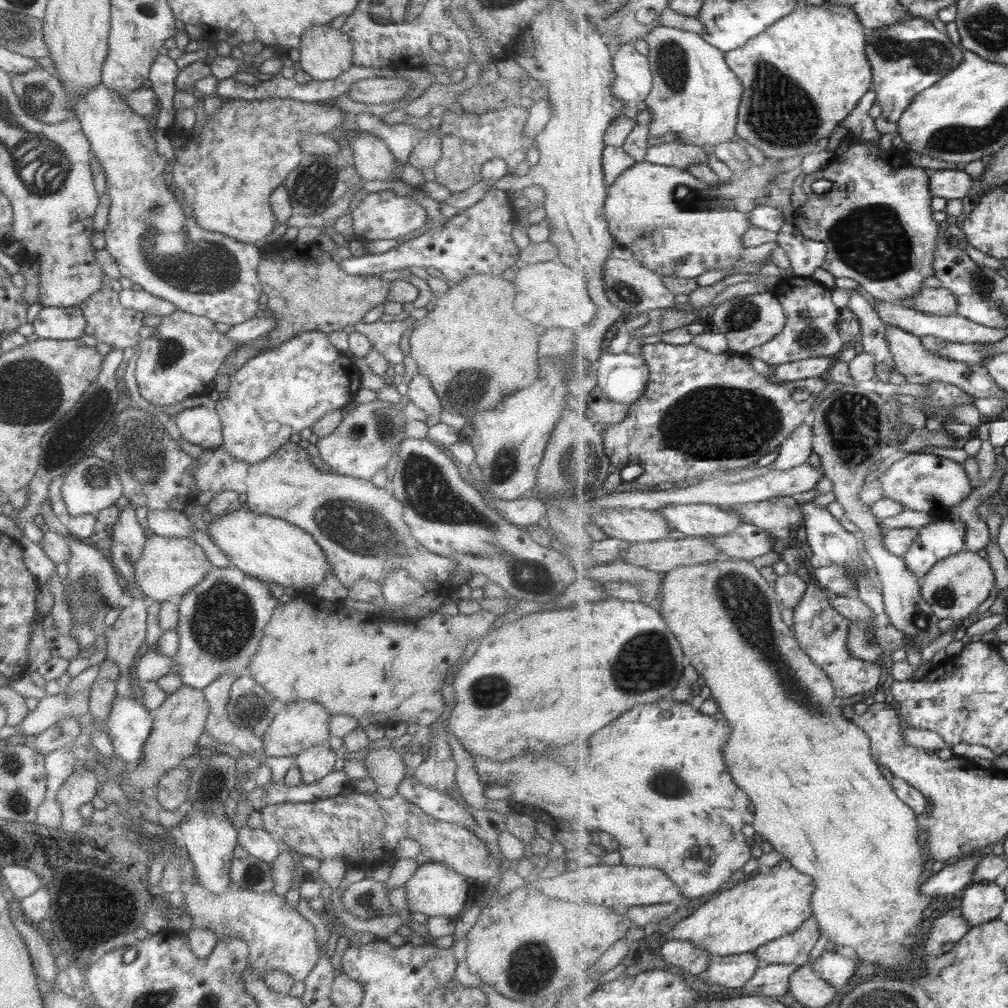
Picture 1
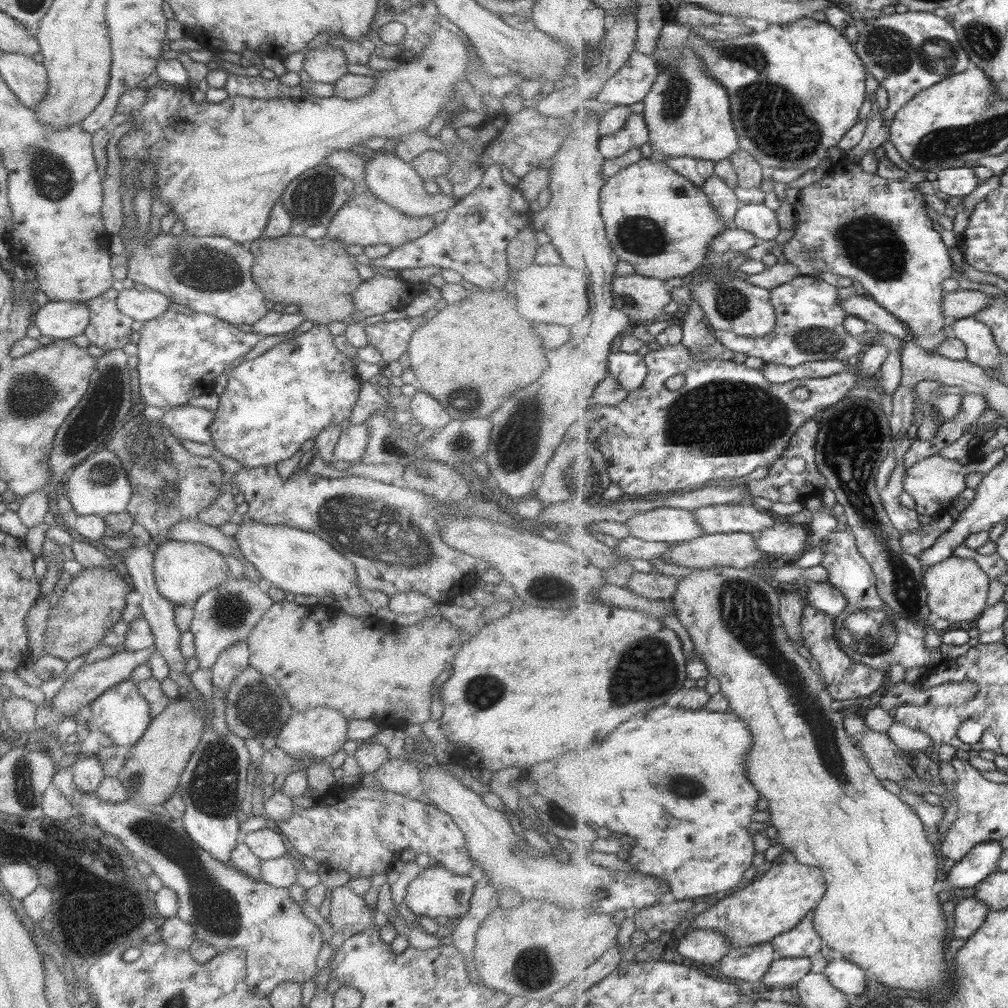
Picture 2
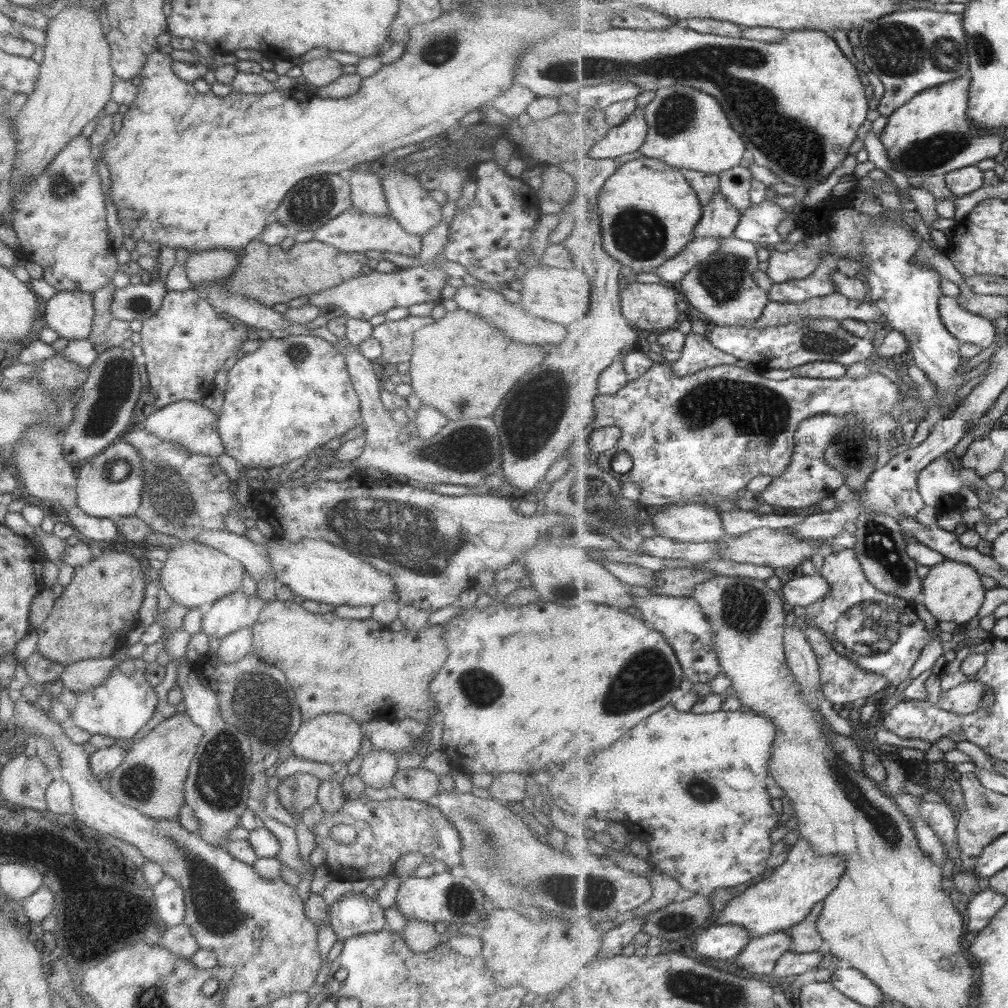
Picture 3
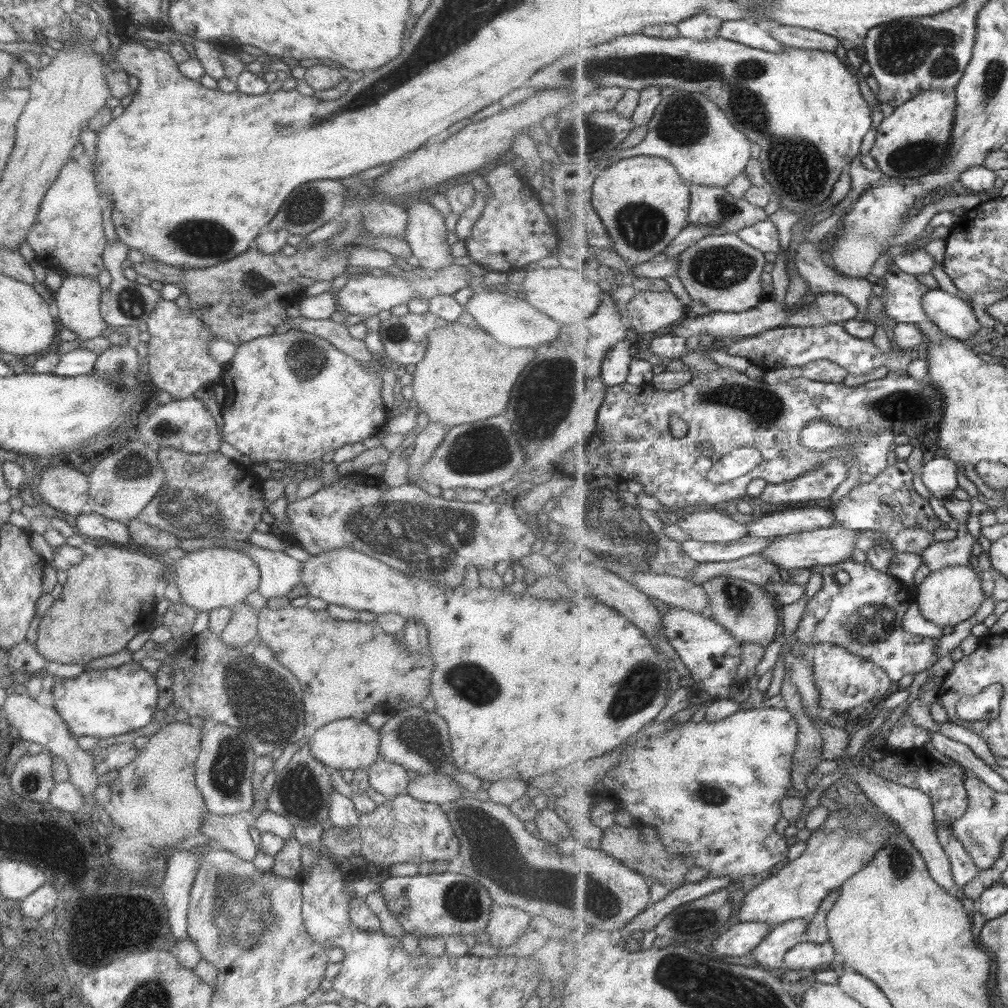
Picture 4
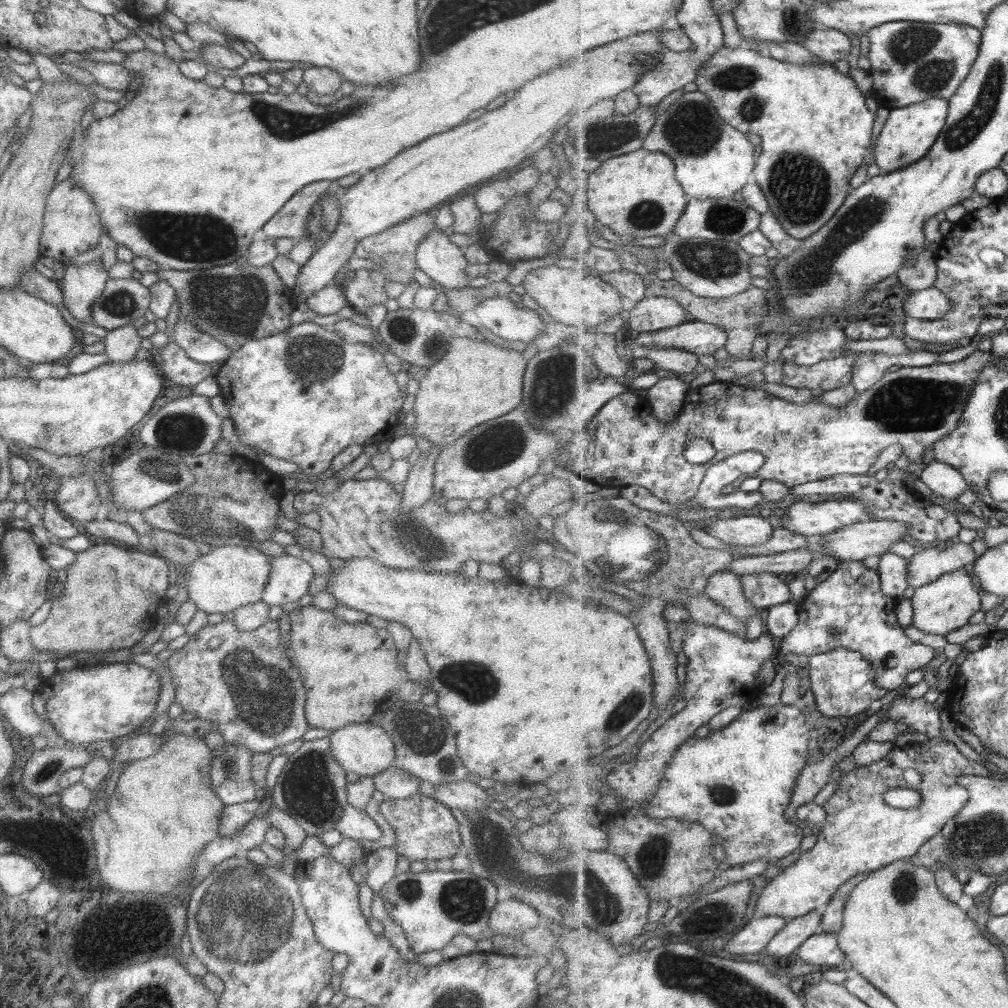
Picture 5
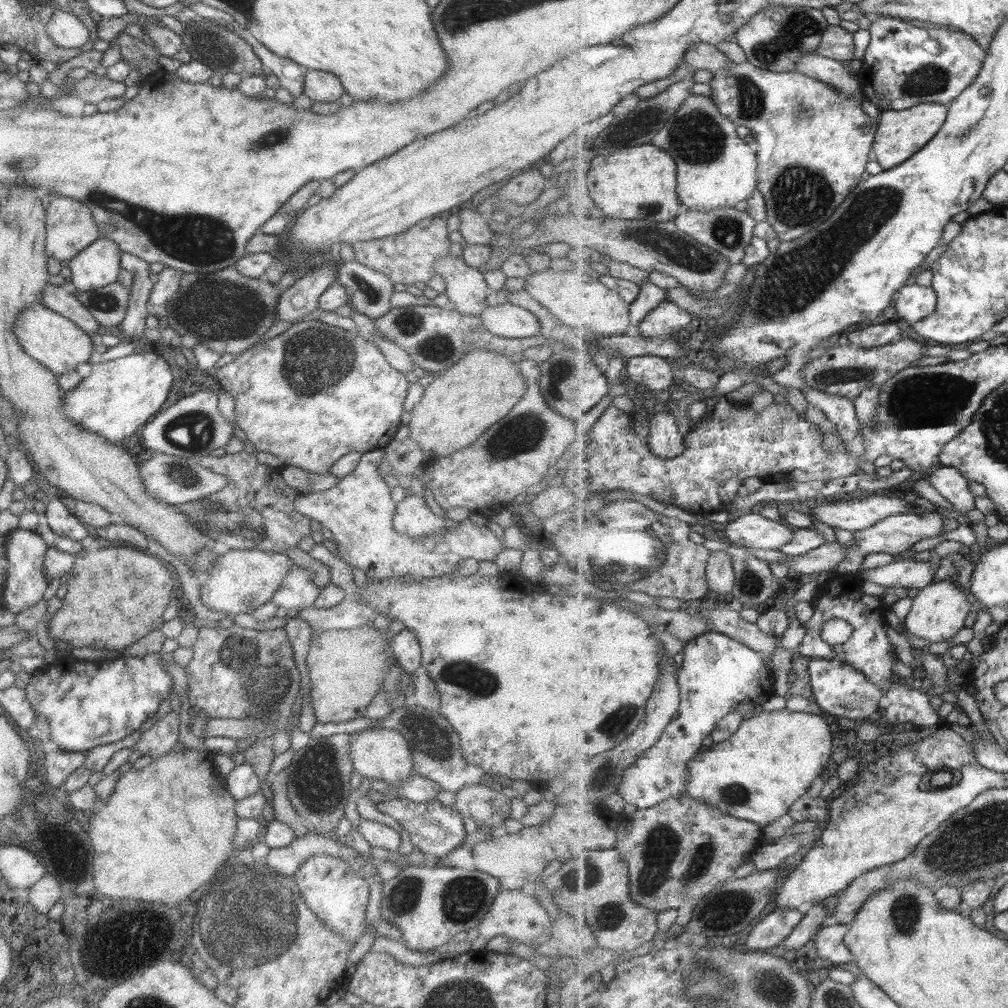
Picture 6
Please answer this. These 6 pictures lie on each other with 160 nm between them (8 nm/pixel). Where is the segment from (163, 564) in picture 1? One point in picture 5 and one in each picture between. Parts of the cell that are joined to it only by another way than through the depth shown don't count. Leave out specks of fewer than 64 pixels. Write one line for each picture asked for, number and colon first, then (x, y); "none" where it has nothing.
2: (183, 571)
3: (193, 575)
4: (214, 576)
5: (229, 576)

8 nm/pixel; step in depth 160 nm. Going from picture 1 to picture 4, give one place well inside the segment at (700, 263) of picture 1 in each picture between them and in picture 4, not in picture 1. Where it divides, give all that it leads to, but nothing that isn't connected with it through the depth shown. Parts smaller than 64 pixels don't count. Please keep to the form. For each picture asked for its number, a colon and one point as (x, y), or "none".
2: (662, 224)
3: (649, 210)
4: (644, 202)

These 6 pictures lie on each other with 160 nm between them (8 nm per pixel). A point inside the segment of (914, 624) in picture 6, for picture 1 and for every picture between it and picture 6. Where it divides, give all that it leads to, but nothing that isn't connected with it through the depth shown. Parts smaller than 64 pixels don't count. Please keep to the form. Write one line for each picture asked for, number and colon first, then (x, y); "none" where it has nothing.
1: (956, 587)
2: (957, 588)
3: (953, 592)
4: (954, 594)
5: (949, 603)

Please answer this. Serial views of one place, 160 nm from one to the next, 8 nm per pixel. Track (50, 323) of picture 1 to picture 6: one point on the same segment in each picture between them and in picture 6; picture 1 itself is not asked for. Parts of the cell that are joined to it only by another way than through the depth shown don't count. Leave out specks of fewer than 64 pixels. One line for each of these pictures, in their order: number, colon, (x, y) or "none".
2: (61, 320)
3: (69, 313)
4: (77, 299)
5: (79, 285)
6: (97, 265)

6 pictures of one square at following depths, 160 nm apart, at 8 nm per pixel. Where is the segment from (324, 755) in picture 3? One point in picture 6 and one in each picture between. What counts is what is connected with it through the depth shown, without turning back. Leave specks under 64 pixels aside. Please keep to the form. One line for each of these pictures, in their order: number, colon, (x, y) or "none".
4: (346, 744)
5: (364, 749)
6: (382, 754)

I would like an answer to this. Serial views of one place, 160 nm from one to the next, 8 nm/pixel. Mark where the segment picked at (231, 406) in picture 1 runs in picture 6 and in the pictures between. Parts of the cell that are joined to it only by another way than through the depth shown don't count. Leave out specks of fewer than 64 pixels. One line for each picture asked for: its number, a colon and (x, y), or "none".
2: (271, 404)
3: (290, 395)
4: (292, 398)
5: (303, 395)
6: (313, 393)

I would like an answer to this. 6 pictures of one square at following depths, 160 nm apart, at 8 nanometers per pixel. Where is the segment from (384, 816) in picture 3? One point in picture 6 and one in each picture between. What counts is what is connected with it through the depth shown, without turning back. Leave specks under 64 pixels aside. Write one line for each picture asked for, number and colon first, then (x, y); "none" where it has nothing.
4: (409, 830)
5: (424, 829)
6: (432, 828)

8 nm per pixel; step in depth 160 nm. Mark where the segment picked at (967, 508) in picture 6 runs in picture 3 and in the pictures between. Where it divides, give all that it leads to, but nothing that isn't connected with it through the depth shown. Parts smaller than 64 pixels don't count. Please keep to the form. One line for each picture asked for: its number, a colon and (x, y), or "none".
3: (939, 478)
4: (939, 474)
5: (941, 478)

